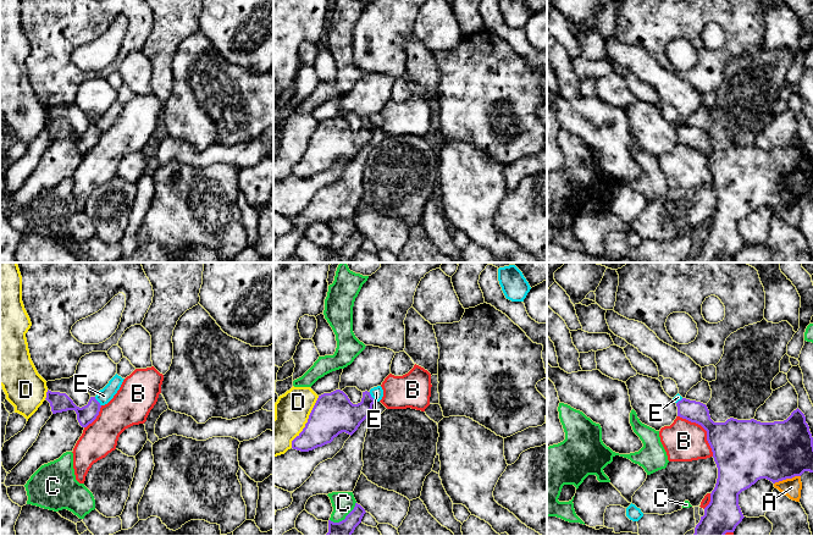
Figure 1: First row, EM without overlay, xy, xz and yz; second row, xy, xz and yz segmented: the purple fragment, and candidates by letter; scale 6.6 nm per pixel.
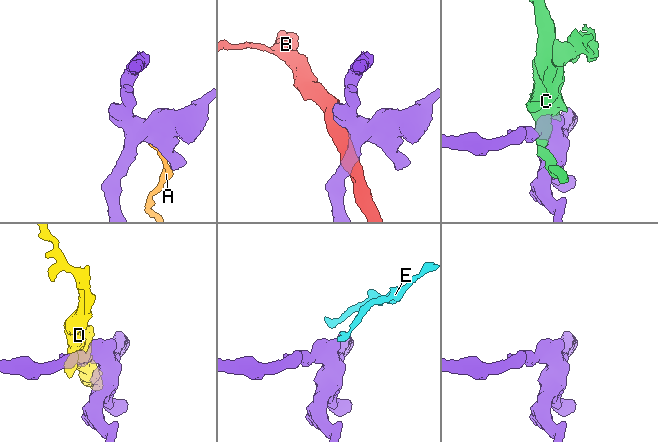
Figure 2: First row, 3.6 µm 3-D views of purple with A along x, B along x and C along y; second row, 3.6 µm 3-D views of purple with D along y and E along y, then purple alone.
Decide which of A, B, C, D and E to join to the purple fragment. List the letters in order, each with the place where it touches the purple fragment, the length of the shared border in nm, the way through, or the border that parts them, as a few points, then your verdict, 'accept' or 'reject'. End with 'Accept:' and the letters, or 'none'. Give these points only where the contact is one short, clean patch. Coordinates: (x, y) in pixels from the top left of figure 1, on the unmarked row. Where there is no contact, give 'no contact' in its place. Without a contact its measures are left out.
A: yz (786, 204) | 190 nm | along yz (800, 202), (786, 204), (774, 210) | reject
B: yz (704, 155) | 360 nm | reject
C: xz (346, 244) | 220 nm | reject
D: xz (308, 148) | 400 nm | reject
E: xz (371, 123) | 80 nm | along xz (369, 119), (376, 127) | reject
Accept: none

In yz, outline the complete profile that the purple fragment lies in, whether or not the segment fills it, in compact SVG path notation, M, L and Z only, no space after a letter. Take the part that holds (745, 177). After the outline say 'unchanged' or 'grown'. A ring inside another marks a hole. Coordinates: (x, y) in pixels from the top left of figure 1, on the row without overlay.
M682 125L676 129L676 133L678 143L696 149L707 158L707 167L718 194L718 205L710 220L710 228L704 234L704 242L701 243L699 249L696 252L693 263L724 263L726 259L734 259L745 244L739 232L739 221L758 206L767 205L775 210L801 203L804 198L813 199L813 164L806 149L806 143L798 134L784 148L761 149L754 145L737 147L730 144L725 149L714 149L707 132L701 128Z; unchanged

